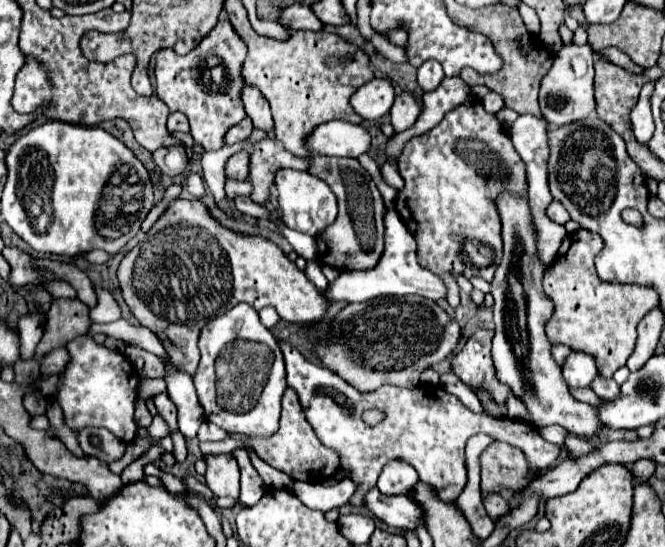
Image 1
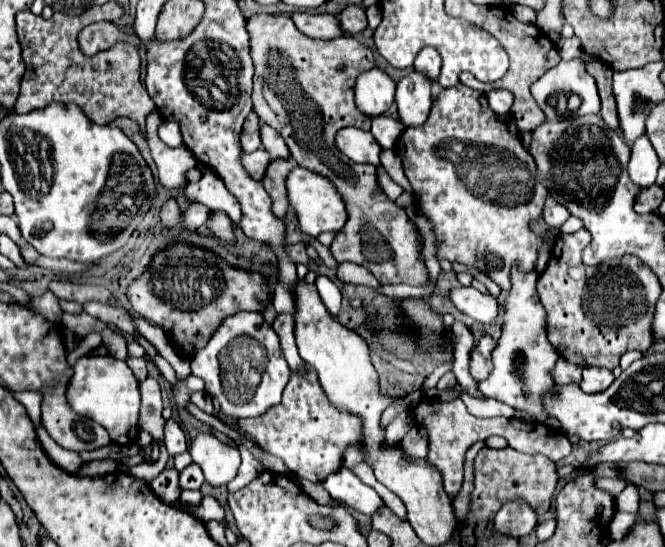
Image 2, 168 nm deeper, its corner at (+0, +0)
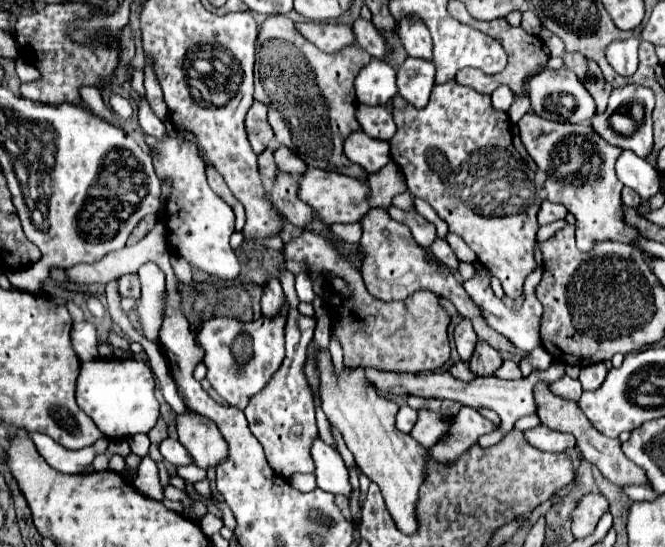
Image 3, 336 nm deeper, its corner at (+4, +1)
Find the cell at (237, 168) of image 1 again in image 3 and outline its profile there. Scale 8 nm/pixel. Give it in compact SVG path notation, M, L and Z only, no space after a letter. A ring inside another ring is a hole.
M265 149L263 153L259 153L259 173L267 179L273 179L277 177L277 165L273 161L273 151L271 149Z

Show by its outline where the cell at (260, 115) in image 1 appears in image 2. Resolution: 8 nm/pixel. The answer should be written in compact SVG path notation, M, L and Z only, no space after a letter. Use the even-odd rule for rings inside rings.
M267 124L261 126L261 140L263 140L263 148L265 148L273 158L291 158L289 148L285 146L285 140L277 134L277 130L269 128Z

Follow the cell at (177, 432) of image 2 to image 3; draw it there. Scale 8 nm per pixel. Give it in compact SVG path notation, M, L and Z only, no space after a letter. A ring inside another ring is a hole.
M173 437L163 439L161 445L159 445L159 449L161 449L161 455L169 463L173 463L173 465L187 465L187 463L191 463L191 457L189 457L187 449L177 439L173 439Z

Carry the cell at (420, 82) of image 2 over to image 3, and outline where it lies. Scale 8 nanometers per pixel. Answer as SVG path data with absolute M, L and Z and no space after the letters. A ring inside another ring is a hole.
M407 57L403 67L397 71L399 95L413 107L423 109L429 101L433 77L435 77L435 69L431 61Z

